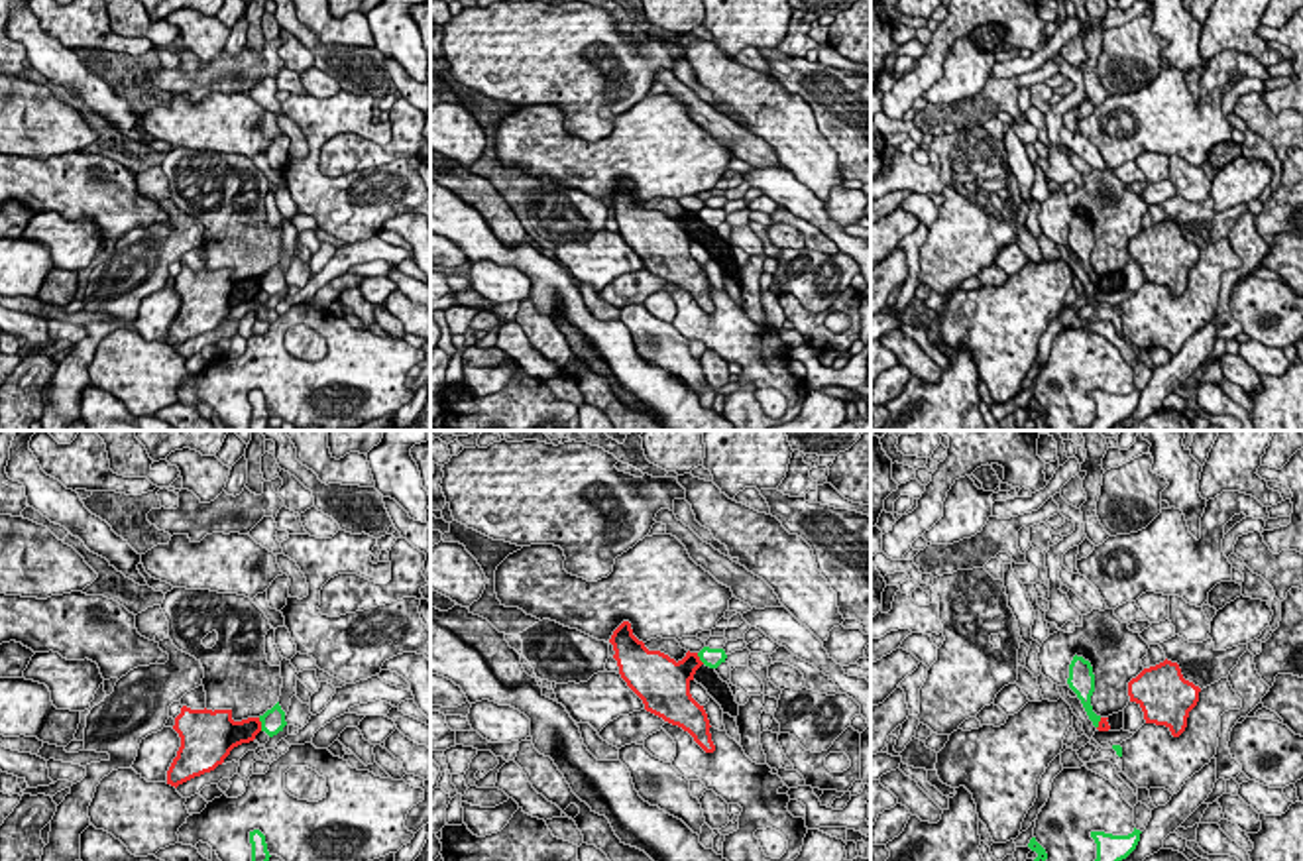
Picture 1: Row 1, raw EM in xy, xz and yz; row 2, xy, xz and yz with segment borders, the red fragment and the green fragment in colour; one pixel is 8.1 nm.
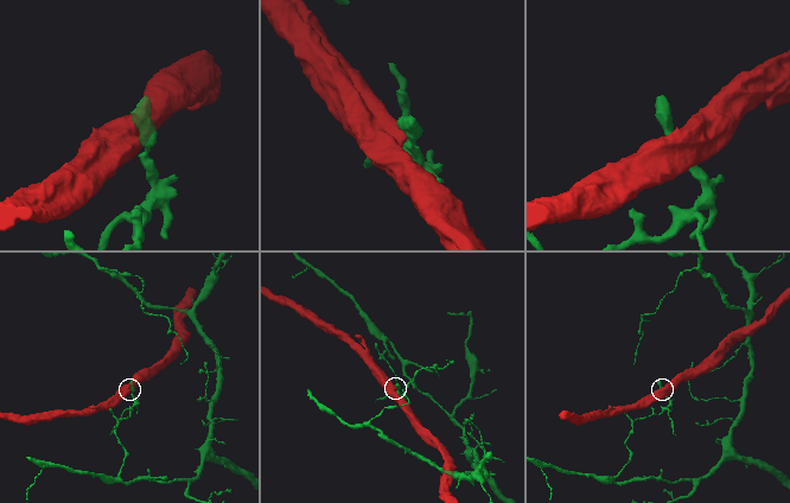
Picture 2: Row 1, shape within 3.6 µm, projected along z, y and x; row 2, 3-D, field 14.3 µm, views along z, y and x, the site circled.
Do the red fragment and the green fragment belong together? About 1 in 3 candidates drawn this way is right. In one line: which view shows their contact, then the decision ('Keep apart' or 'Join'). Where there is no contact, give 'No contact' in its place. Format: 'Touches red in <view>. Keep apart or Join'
Touches red in xy. Keep apart

